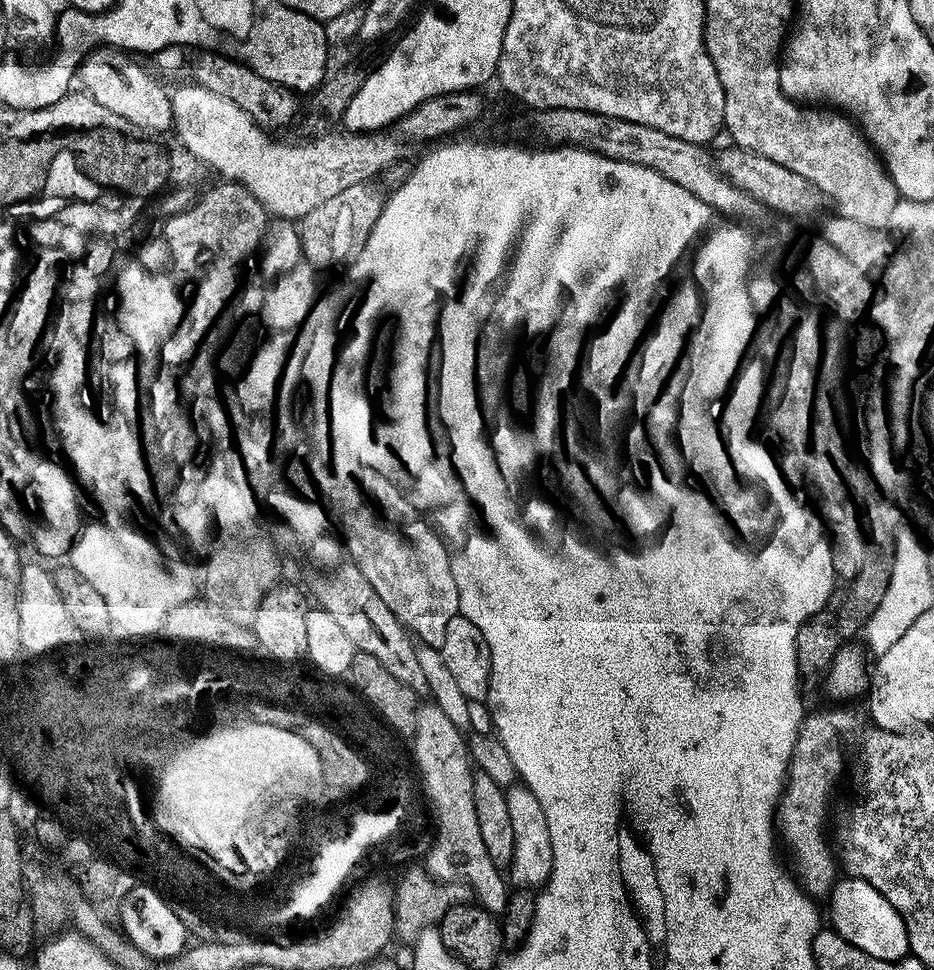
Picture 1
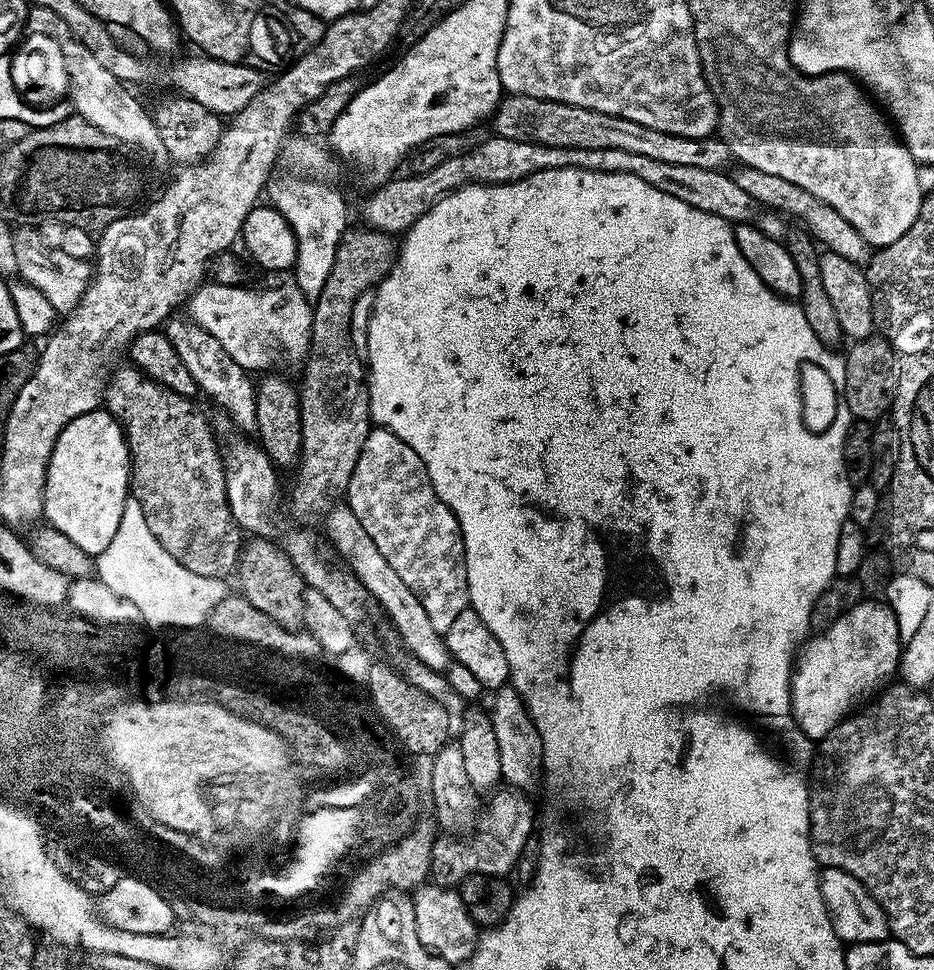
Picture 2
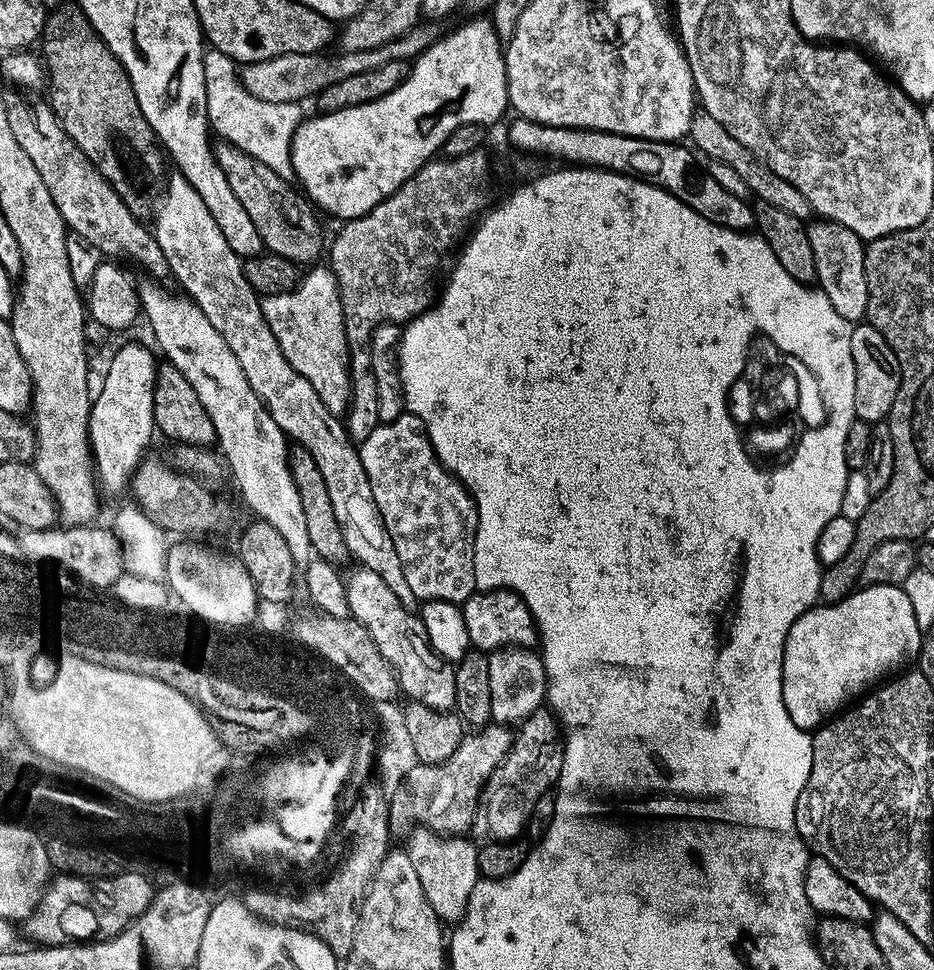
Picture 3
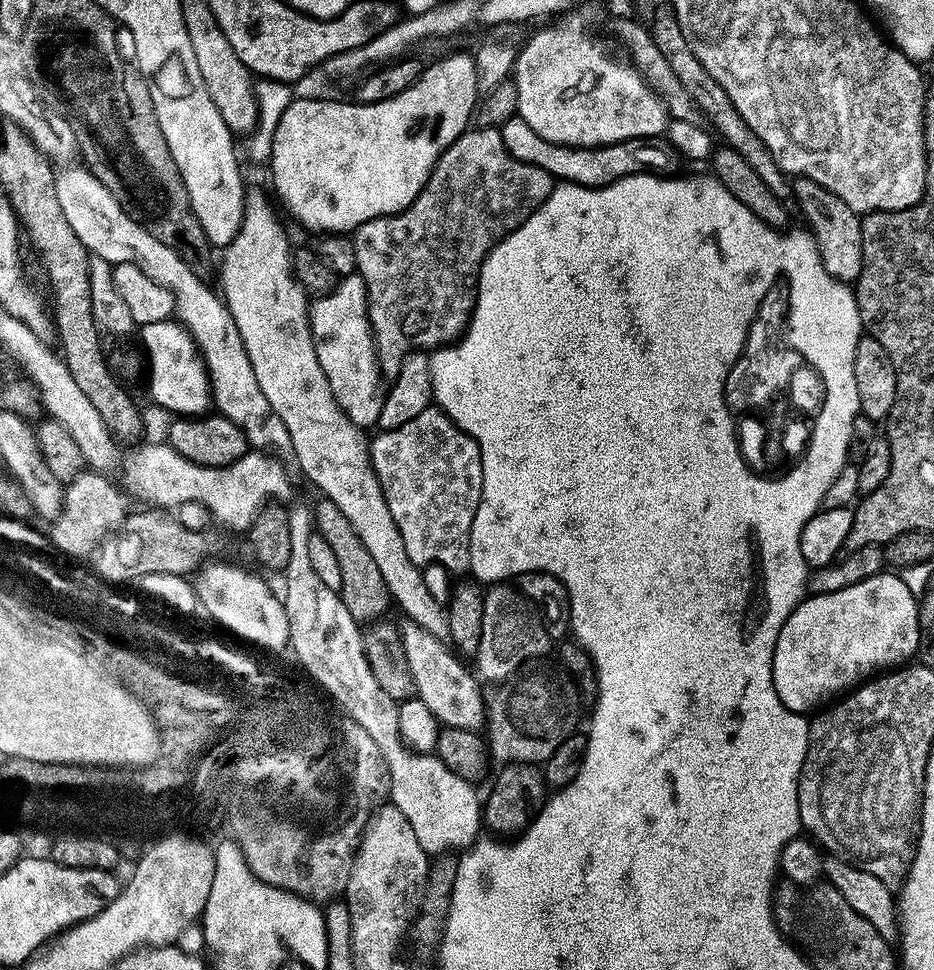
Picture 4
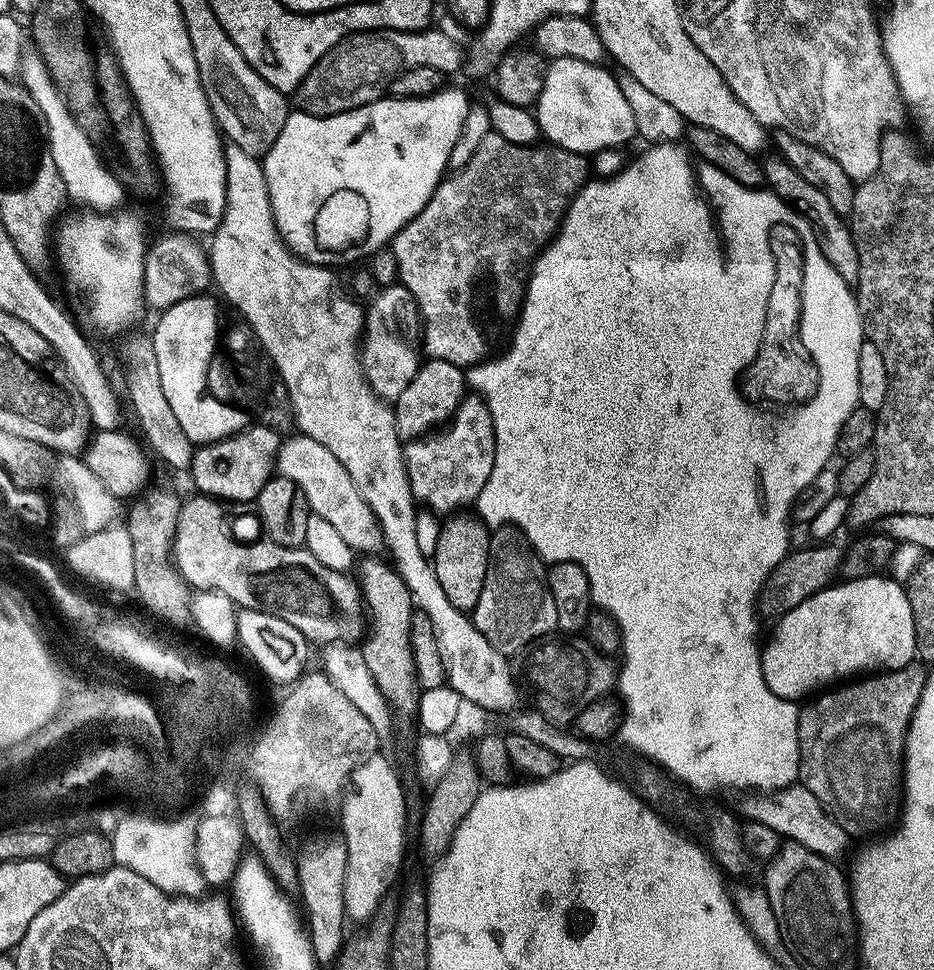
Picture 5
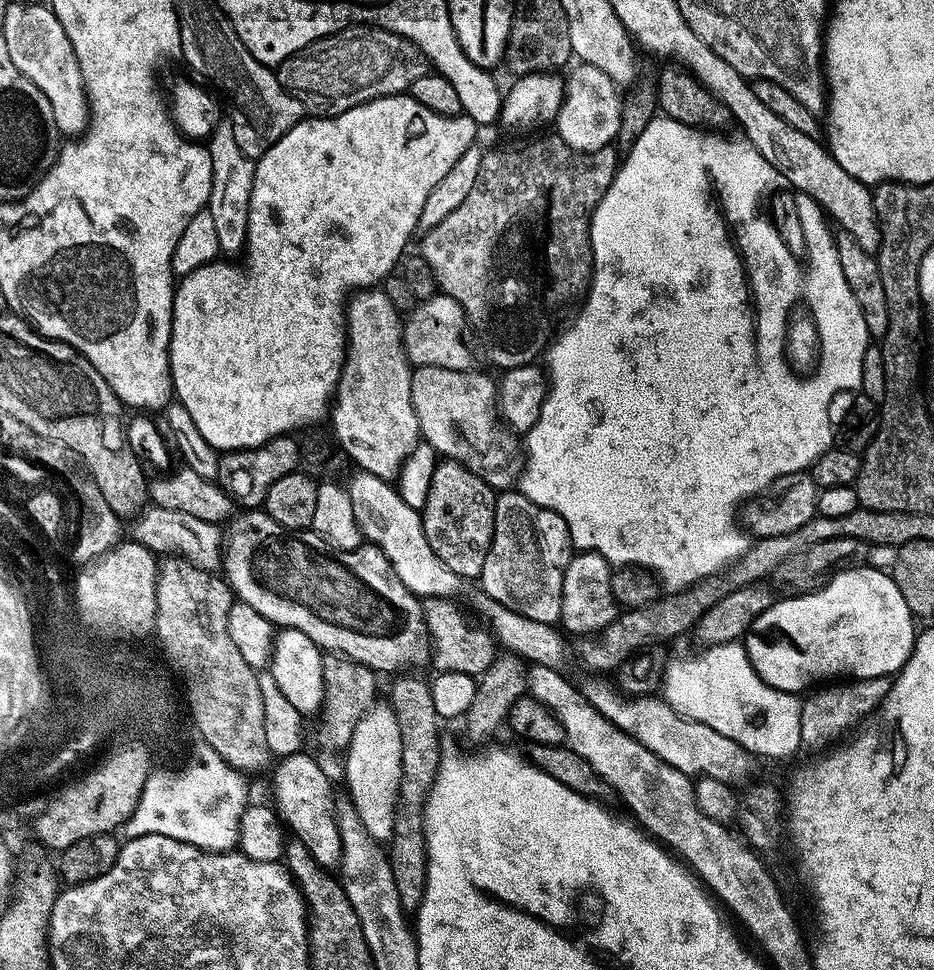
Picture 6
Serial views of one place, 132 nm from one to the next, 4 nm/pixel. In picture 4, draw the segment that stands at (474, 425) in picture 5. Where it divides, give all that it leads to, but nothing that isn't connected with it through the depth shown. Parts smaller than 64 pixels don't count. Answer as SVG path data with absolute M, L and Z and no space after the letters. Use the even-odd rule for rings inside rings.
M435 406L422 410L404 426L381 431L377 435L373 435L370 440L374 474L382 486L390 518L394 518L398 534L402 534L402 546L406 546L410 562L421 566L441 564L447 572L467 573L470 562L470 526L474 526L474 514L482 498L482 458L476 439L464 433L445 412Z

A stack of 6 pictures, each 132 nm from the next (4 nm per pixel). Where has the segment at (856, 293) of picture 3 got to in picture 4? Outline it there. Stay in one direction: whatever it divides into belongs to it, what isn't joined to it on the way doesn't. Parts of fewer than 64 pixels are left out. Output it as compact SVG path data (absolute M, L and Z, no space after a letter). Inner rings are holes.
M797 176L791 181L792 199L796 202L798 215L805 220L807 231L814 237L820 261L824 269L835 280L854 282L860 277L862 270L862 230L860 229L861 217L842 198L830 194L818 182L805 176Z

